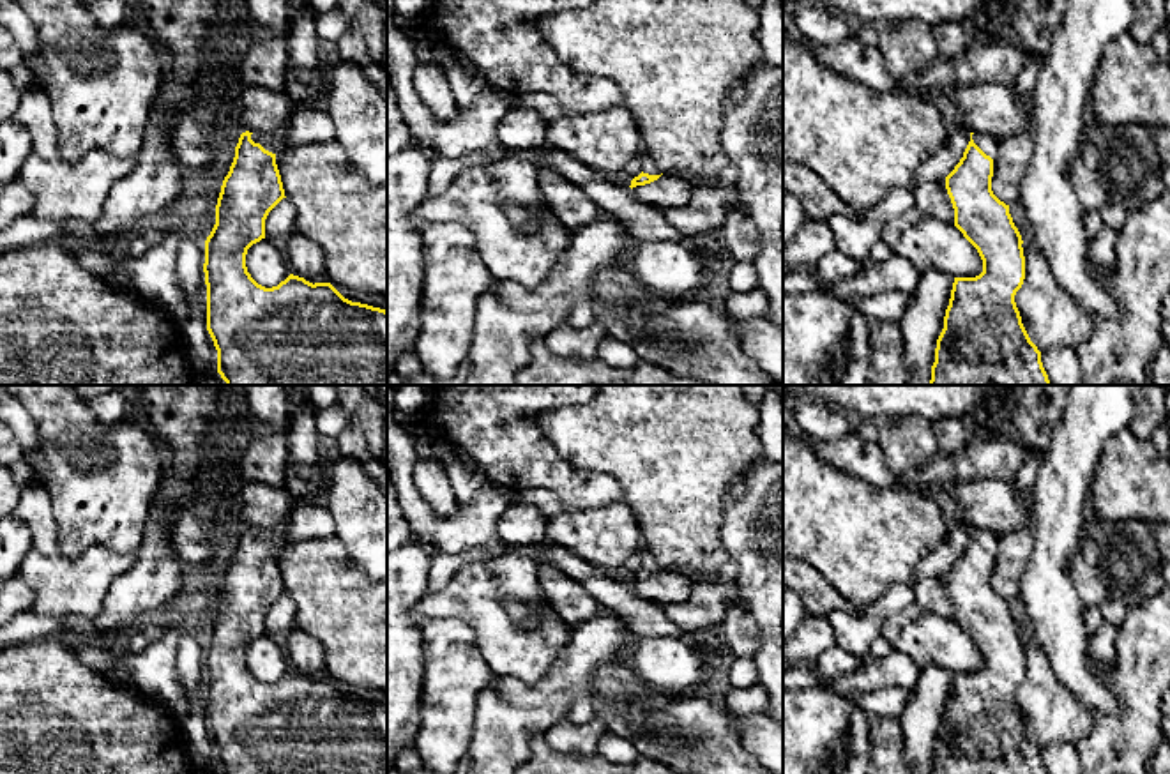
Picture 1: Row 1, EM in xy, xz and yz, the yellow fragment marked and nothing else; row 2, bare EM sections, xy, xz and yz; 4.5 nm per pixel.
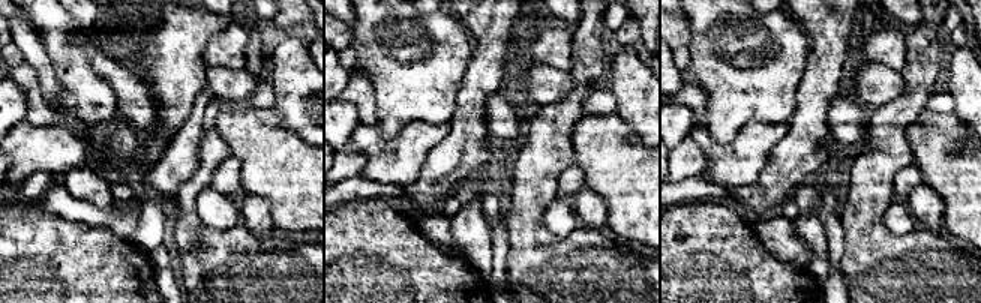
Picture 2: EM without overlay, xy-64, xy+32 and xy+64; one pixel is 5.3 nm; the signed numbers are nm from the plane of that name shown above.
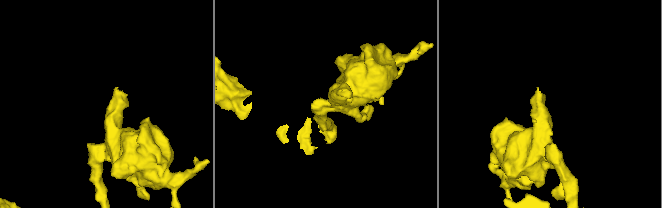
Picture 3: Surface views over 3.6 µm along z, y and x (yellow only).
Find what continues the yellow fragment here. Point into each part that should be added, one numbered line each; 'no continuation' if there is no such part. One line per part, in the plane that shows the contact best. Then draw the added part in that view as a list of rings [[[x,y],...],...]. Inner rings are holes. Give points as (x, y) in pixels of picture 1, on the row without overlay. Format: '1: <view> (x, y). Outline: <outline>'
1: xy (273, 538). Outline: [[[290,518],[279,528],[269,528],[269,530],[253,528],[251,535],[255,539],[260,539],[265,546],[277,550],[279,546],[290,543],[288,521],[290,521]]]

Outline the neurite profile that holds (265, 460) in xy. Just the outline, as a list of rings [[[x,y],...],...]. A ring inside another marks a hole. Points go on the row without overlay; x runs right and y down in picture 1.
[[[270,429],[258,435],[237,458],[242,481],[263,482],[276,488],[286,486],[288,433]]]

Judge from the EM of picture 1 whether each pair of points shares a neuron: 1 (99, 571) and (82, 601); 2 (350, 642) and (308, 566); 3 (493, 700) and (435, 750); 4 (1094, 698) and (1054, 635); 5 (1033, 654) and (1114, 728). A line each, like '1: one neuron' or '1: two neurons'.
1: one neuron
2: one neuron
3: two neurons
4: one neuron
5: two neurons

